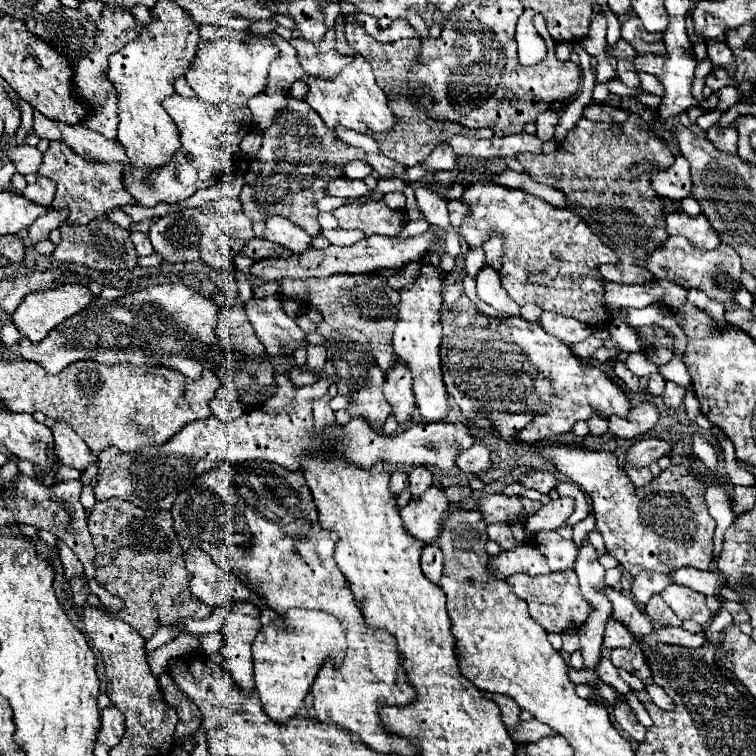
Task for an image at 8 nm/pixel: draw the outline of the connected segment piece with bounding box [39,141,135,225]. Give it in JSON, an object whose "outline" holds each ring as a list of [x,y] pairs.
{"outline":[[[53,141],[49,149],[43,155],[43,161],[39,165],[39,175],[49,177],[57,183],[53,209],[67,209],[69,211],[69,223],[87,225],[99,215],[109,213],[113,207],[121,205],[134,205],[135,200],[127,195],[123,187],[123,167],[121,163],[91,163],[83,157],[75,155],[67,149],[65,143]]]}

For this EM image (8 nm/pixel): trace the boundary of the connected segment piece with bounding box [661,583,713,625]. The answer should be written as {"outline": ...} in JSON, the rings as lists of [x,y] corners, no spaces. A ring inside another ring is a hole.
{"outline":[[[673,583],[661,593],[661,597],[667,601],[667,605],[679,619],[691,619],[701,625],[707,625],[713,617],[713,613],[705,607],[705,597],[697,591],[691,591],[689,587]]]}

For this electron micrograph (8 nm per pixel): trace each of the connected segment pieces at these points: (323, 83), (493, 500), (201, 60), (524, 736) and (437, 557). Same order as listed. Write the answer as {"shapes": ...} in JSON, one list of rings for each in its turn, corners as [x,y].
{"shapes":[[[[341,15],[335,19],[335,35],[337,35],[337,47],[335,47],[337,53],[353,57],[353,61],[347,67],[343,67],[337,75],[327,77],[327,79],[307,73],[303,77],[303,81],[307,83],[305,101],[311,105],[313,111],[317,111],[321,115],[321,119],[325,121],[325,125],[329,129],[335,129],[337,125],[343,125],[343,127],[353,129],[357,133],[367,133],[367,129],[375,131],[375,133],[393,129],[397,119],[393,117],[393,113],[389,109],[387,95],[375,83],[375,75],[371,71],[371,65],[359,53],[355,53],[349,47],[349,43],[345,41],[345,19]]],[[[485,495],[485,499],[479,501],[479,511],[483,513],[483,519],[487,525],[491,523],[527,523],[527,513],[523,511],[523,505],[517,495]]],[[[235,39],[201,41],[195,57],[189,63],[185,79],[199,99],[215,107],[221,107],[223,103],[241,105],[265,89],[267,71],[275,55],[279,55],[279,51],[275,51],[275,45],[265,39],[257,39],[251,43],[235,41]]],[[[531,719],[531,721],[527,721],[527,723],[519,723],[519,727],[515,727],[515,731],[507,731],[509,733],[509,737],[515,741],[515,743],[531,743],[531,741],[539,741],[541,737],[545,737],[545,735],[551,735],[551,733],[555,733],[555,731],[551,731],[547,725],[543,725],[543,723],[539,723],[537,719]]],[[[431,543],[431,545],[427,545],[427,547],[423,549],[421,569],[423,569],[423,575],[425,575],[431,583],[439,583],[441,571],[443,571],[443,555],[441,555],[441,549],[437,547],[437,543]]]]}

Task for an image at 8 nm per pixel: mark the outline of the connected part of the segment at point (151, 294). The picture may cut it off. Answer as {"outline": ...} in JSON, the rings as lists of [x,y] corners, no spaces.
{"outline":[[[155,285],[155,287],[145,287],[135,293],[127,293],[125,297],[117,301],[105,301],[105,299],[95,299],[91,305],[71,319],[63,321],[59,327],[55,327],[43,341],[31,343],[25,335],[19,339],[19,355],[27,361],[35,361],[41,367],[45,367],[49,373],[59,373],[67,365],[83,359],[93,359],[101,363],[117,363],[117,361],[127,361],[133,365],[165,365],[165,367],[175,367],[179,369],[185,377],[189,379],[199,379],[201,371],[209,369],[219,373],[221,379],[225,379],[229,371],[229,381],[231,381],[231,371],[235,369],[229,351],[225,351],[215,337],[215,327],[217,327],[217,315],[219,307],[195,293],[193,289],[185,285]]]}

